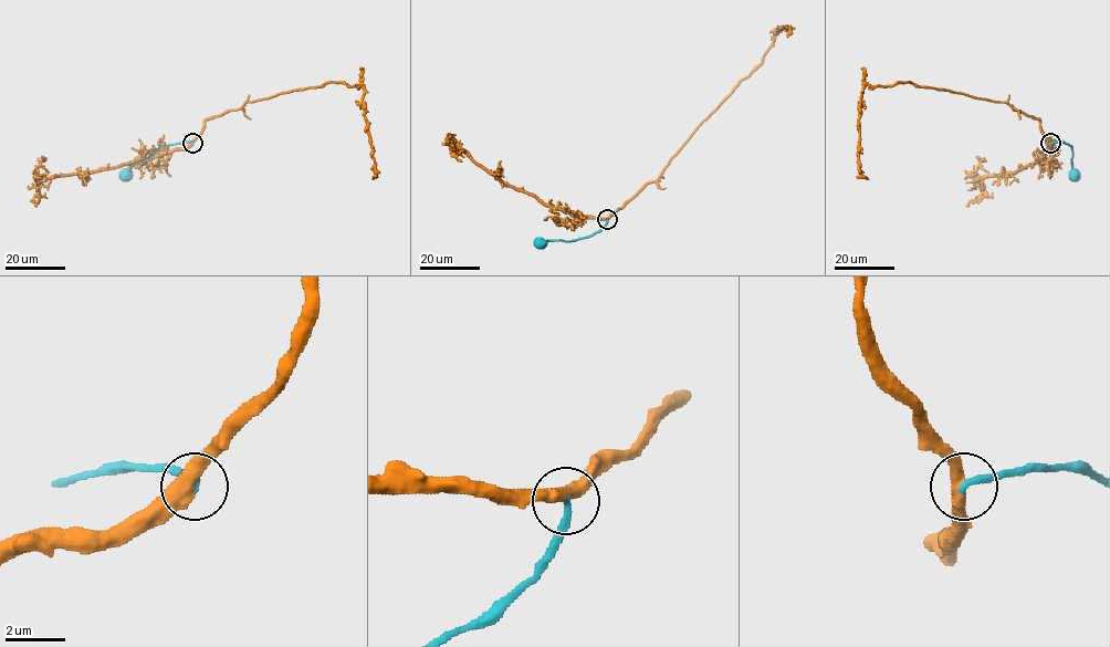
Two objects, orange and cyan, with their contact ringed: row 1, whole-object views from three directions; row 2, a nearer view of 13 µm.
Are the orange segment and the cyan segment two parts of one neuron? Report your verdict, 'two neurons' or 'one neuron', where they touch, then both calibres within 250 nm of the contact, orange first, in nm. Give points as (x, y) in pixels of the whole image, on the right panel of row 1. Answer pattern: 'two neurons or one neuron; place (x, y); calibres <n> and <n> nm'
one neuron; place (1050, 143); calibres 480 and 240 nm

